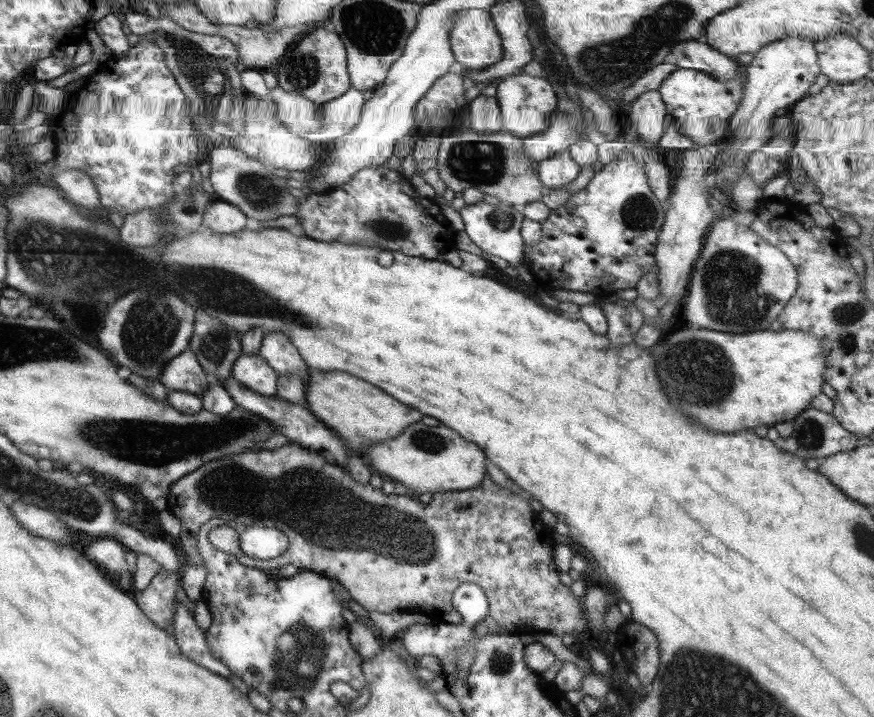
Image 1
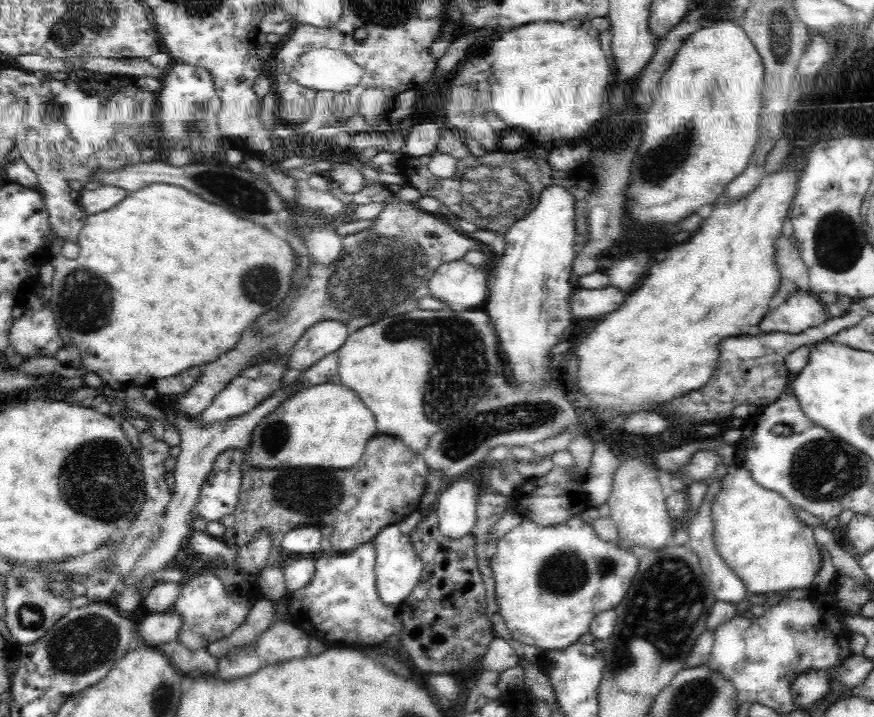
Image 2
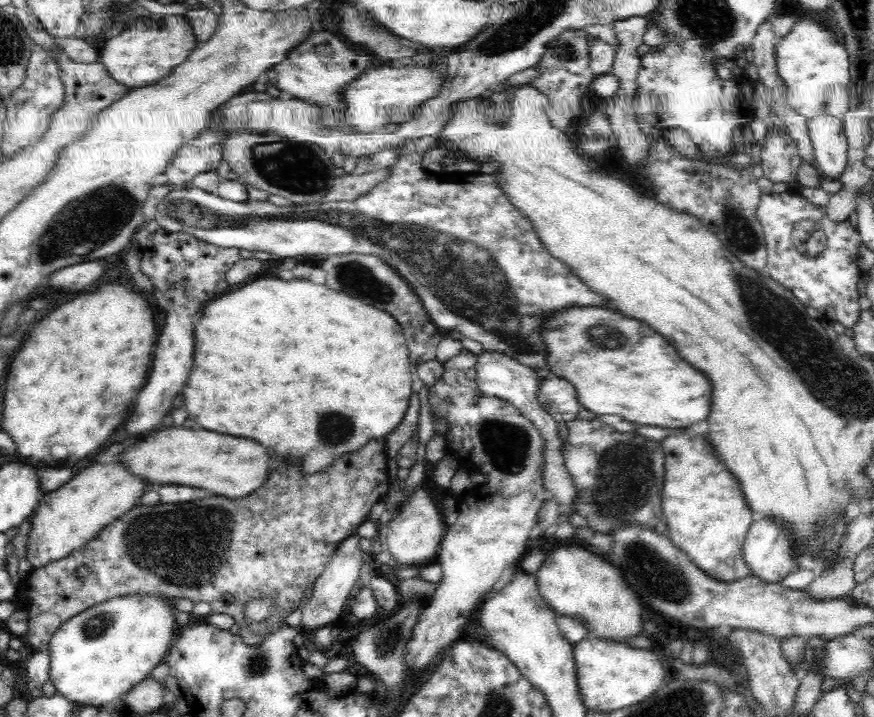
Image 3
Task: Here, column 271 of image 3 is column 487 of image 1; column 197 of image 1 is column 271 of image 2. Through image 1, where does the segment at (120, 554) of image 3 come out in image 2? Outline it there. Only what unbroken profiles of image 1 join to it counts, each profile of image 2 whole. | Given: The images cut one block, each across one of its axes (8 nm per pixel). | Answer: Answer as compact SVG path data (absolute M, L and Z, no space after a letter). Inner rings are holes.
M378 432L365 444L360 462L346 470L307 467L274 470L245 464L238 502L232 512L235 534L231 541L237 546L246 546L260 530L267 530L271 536L270 554L257 578L259 596L275 602L286 592L280 566L282 548L278 542L289 530L301 526L331 526L332 550L337 554L350 552L360 544L373 542L385 526L398 524L418 510L427 471L422 454L412 452L398 437Z

